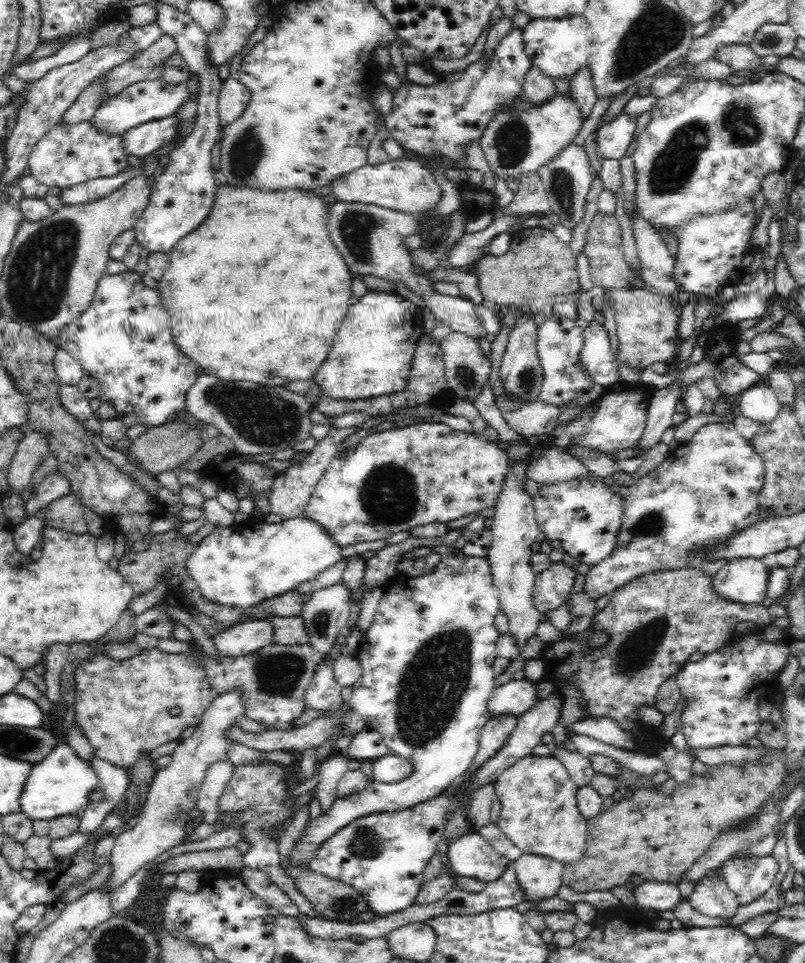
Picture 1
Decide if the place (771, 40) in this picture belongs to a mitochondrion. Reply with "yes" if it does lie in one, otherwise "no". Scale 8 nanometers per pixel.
yes

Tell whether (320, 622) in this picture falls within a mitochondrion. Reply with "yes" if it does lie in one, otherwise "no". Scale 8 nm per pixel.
yes

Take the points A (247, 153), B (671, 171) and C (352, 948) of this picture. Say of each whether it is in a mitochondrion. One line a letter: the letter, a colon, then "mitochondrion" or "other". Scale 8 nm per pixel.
A: mitochondrion
B: mitochondrion
C: other

